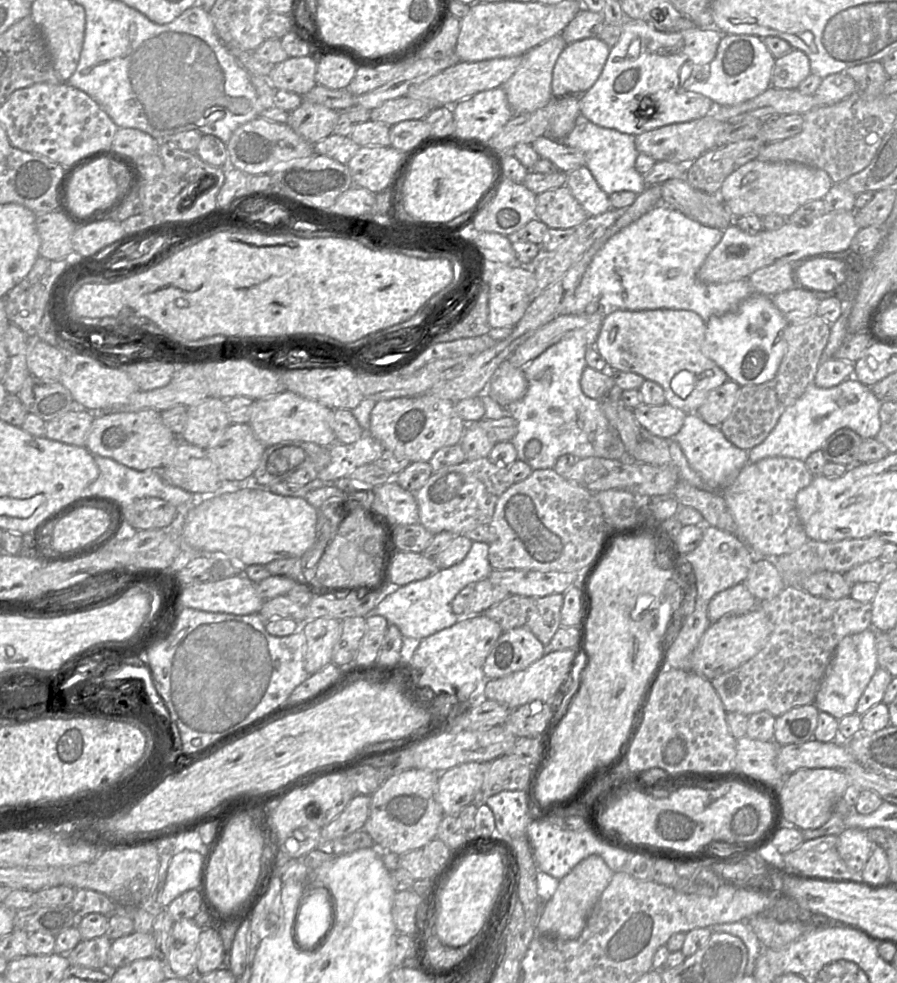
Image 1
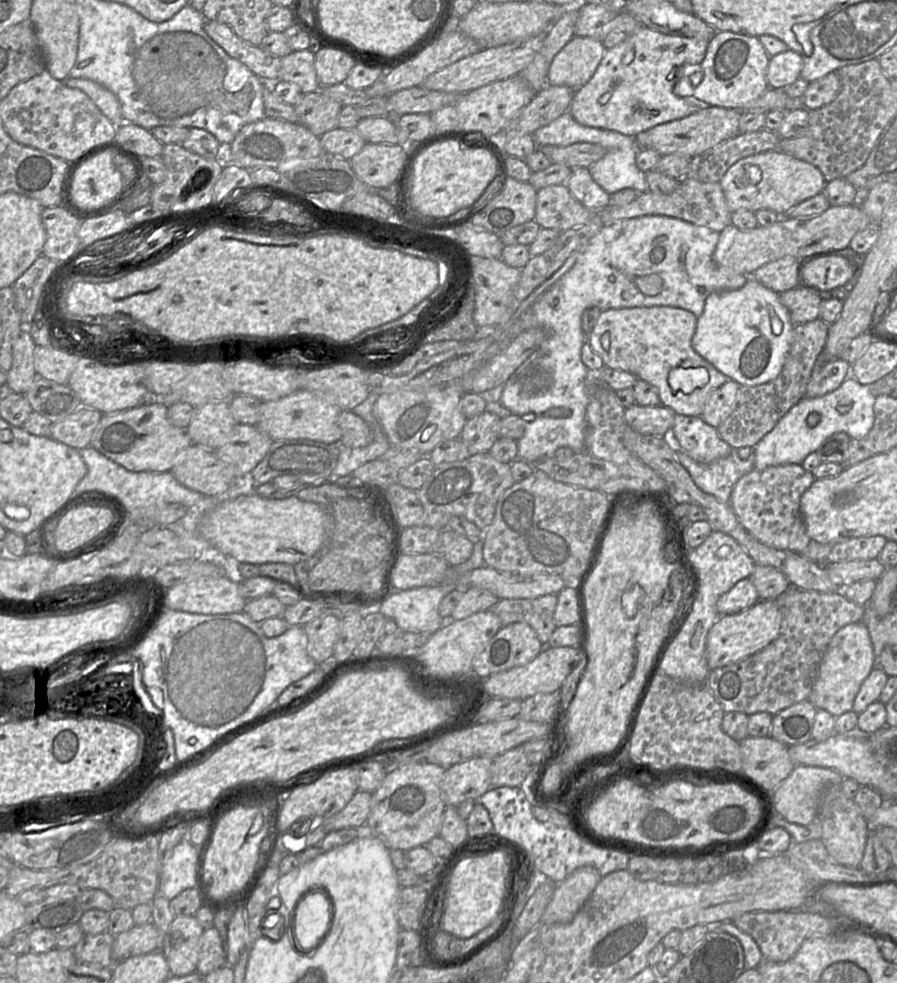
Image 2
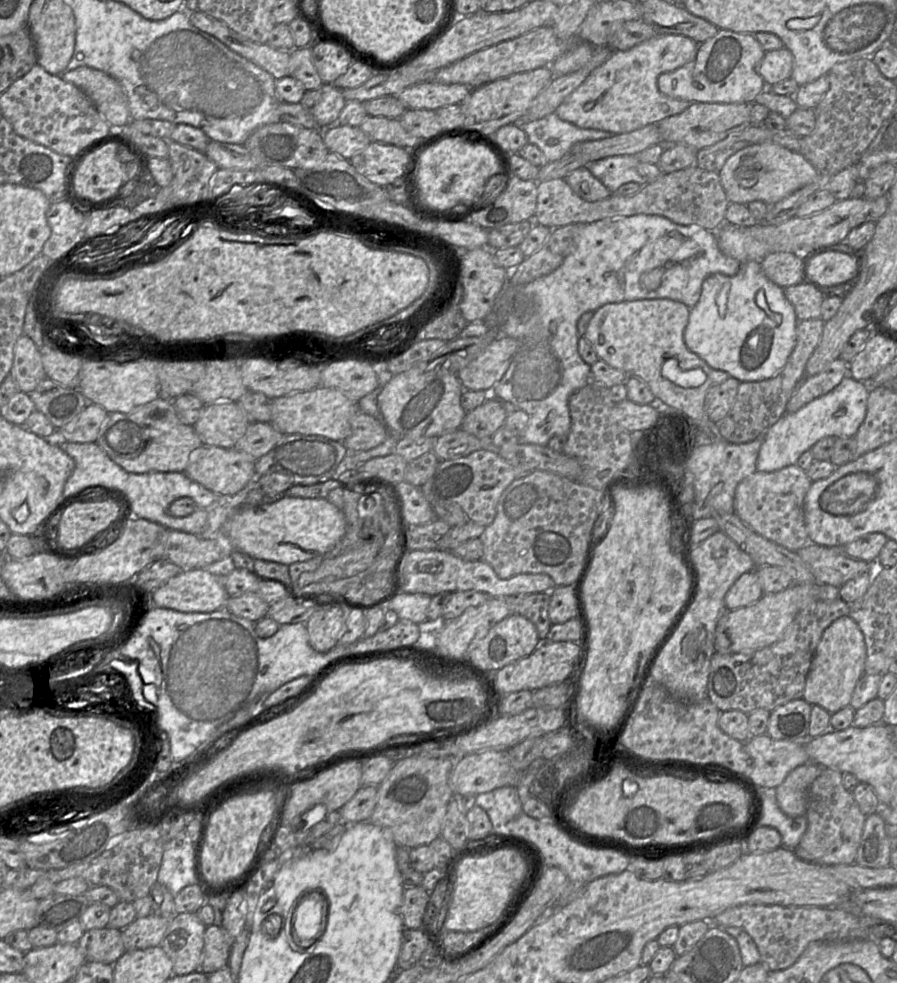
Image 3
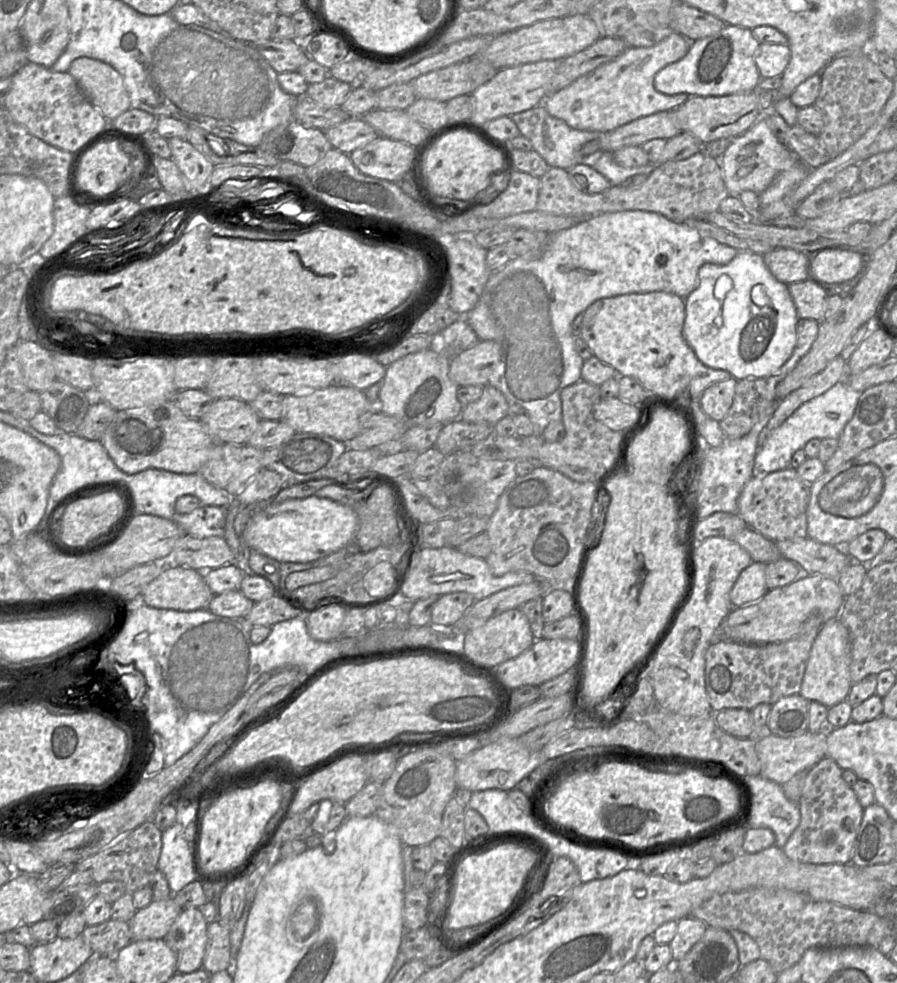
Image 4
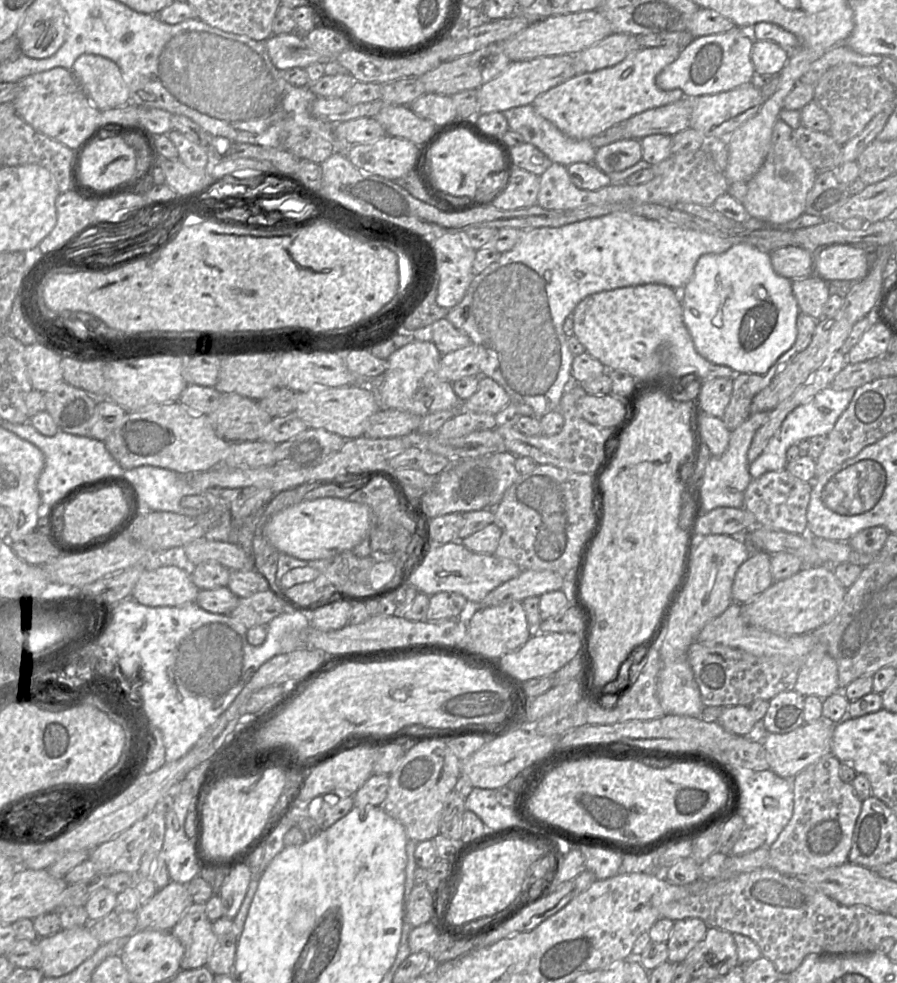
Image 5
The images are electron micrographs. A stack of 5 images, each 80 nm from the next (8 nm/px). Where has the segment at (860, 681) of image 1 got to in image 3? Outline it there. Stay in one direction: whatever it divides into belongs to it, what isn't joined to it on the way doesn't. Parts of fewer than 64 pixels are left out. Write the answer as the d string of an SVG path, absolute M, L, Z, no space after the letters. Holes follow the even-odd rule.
M849 616L835 620L823 633L815 650L807 675L803 699L817 704L830 713L850 706L857 682L865 674L867 648L864 635L857 623Z

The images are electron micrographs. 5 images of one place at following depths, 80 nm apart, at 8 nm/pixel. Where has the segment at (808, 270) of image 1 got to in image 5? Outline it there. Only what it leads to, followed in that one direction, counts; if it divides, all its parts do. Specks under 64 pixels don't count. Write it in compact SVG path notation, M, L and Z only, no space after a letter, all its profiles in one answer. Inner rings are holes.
M831 246L831 247L822 249L817 255L812 256L812 257L814 257L816 259L815 273L823 281L826 281L826 280L863 280L869 273L869 261L868 261L867 255L866 255L865 251L860 248L852 248L852 247L848 247L848 246Z

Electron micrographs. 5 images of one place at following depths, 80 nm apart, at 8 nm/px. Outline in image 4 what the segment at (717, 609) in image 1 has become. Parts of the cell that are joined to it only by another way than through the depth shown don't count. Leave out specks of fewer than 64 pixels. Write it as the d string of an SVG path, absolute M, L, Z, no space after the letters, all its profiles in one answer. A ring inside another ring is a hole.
M753 562L740 573L730 591L730 602L734 608L758 602L769 591L766 566L764 563Z

